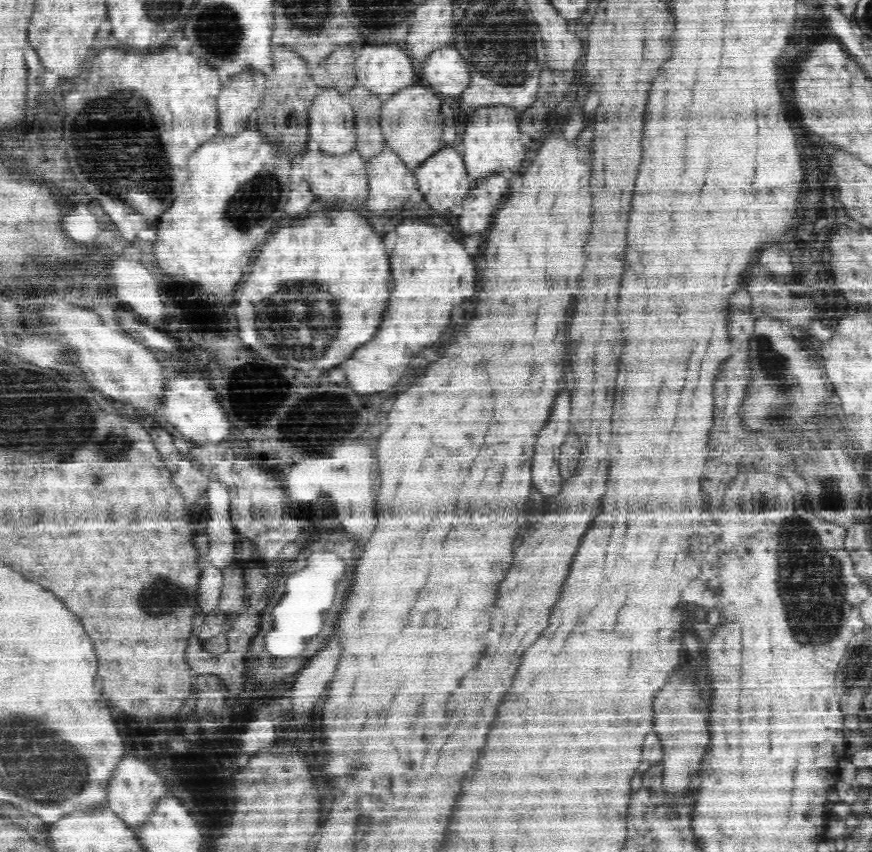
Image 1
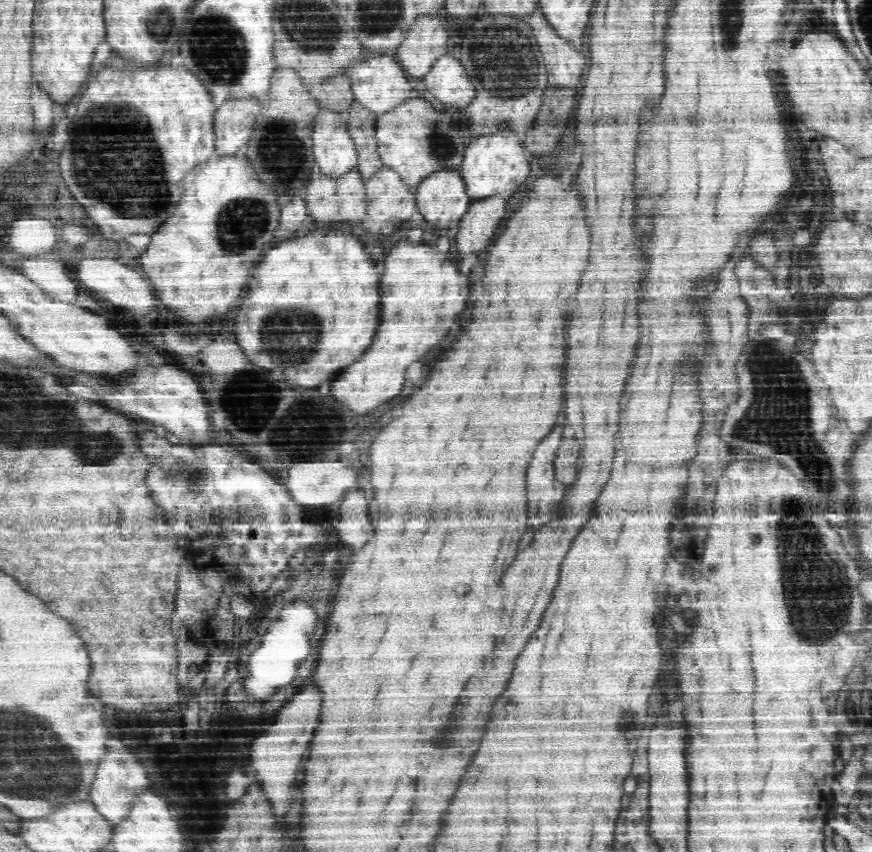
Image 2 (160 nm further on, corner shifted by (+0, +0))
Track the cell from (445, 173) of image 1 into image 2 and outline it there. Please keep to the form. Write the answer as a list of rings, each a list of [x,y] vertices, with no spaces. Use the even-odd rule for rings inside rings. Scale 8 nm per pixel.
[[[458,166],[456,168],[438,168],[438,170],[430,172],[416,184],[414,193],[417,208],[426,222],[431,225],[429,232],[433,234],[458,226],[462,214],[466,212],[473,200],[467,192],[465,180]]]

